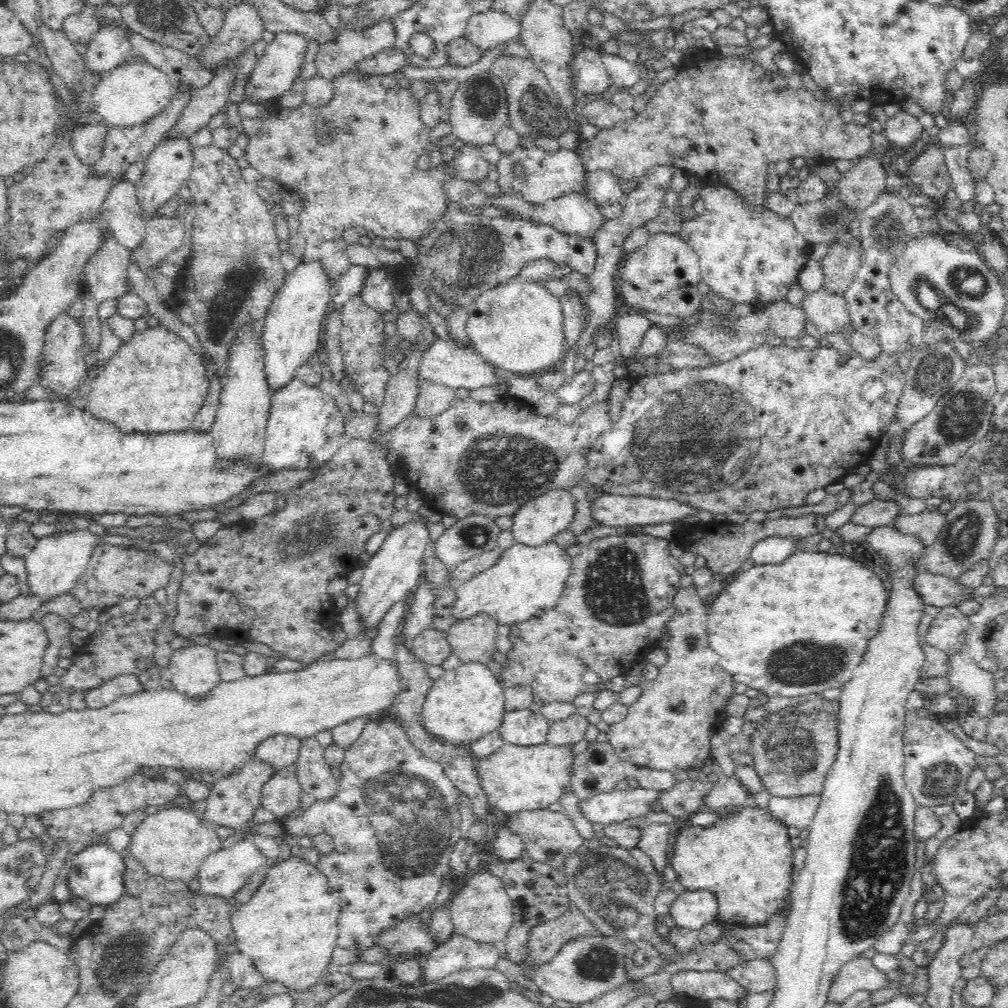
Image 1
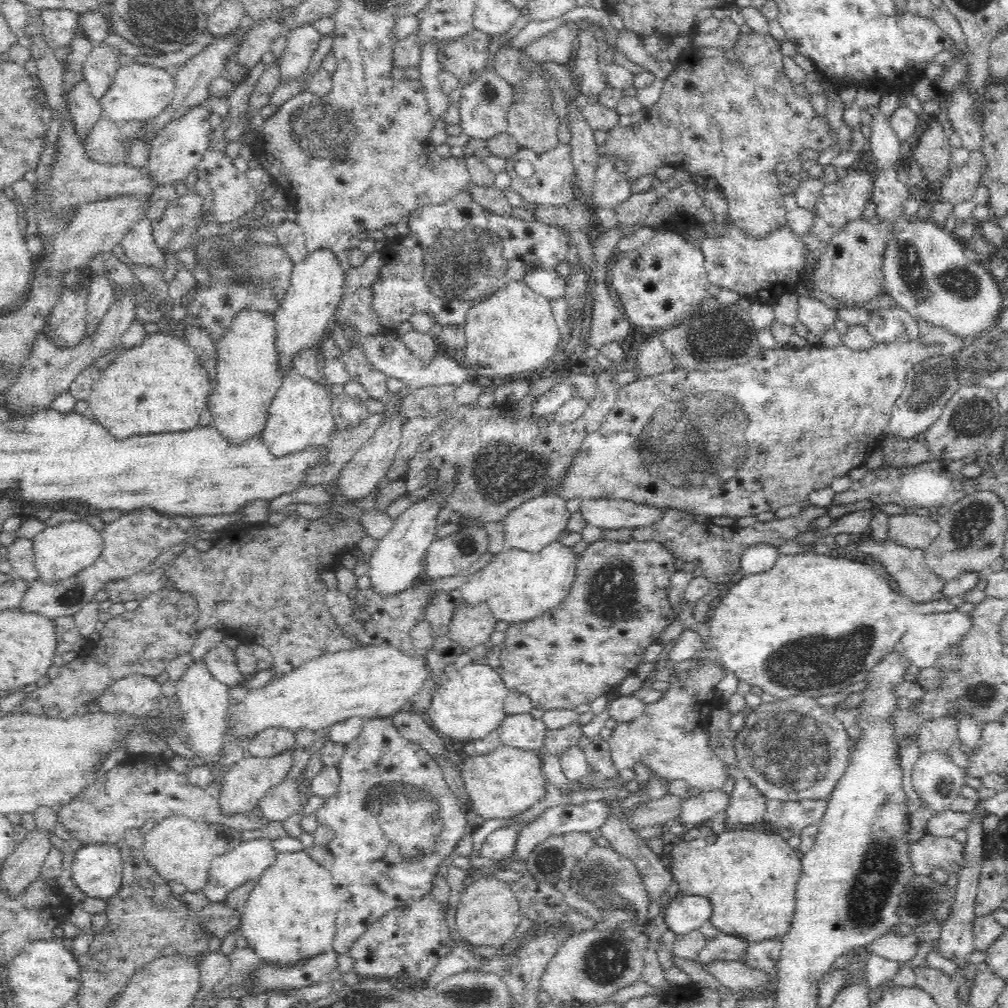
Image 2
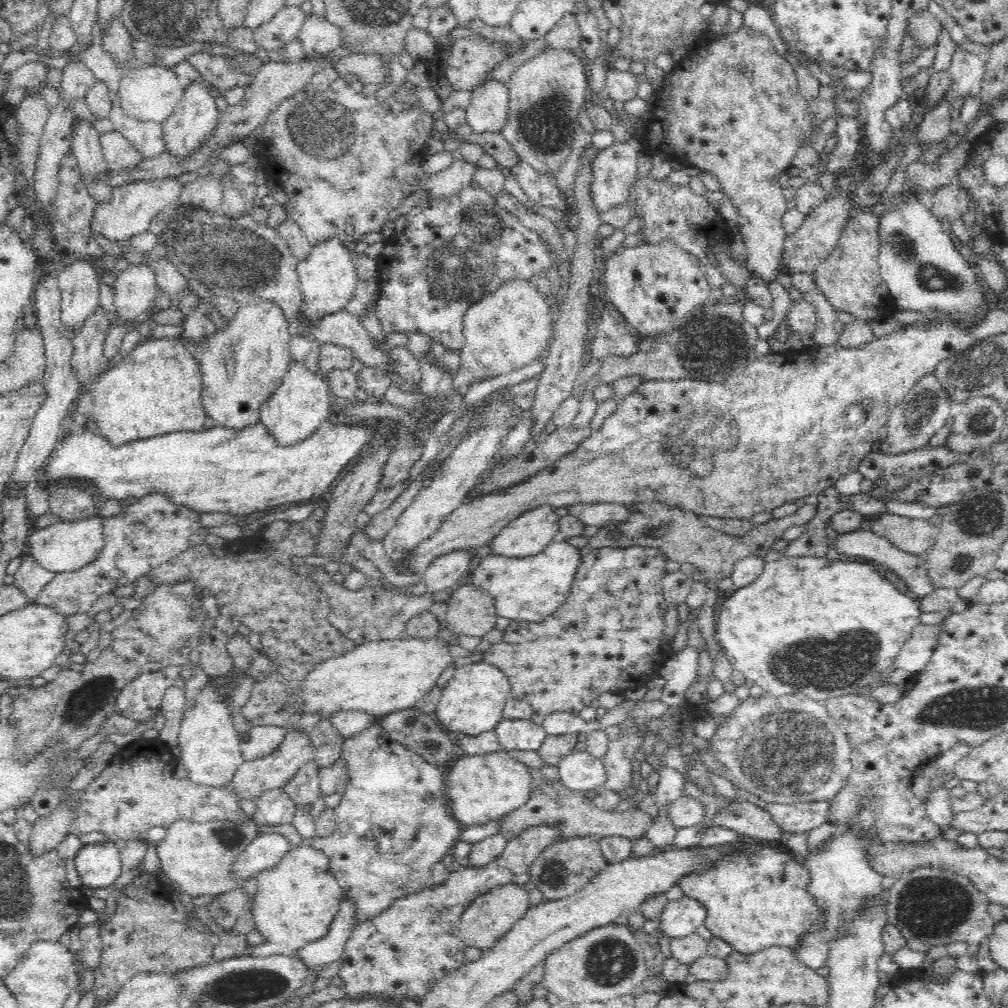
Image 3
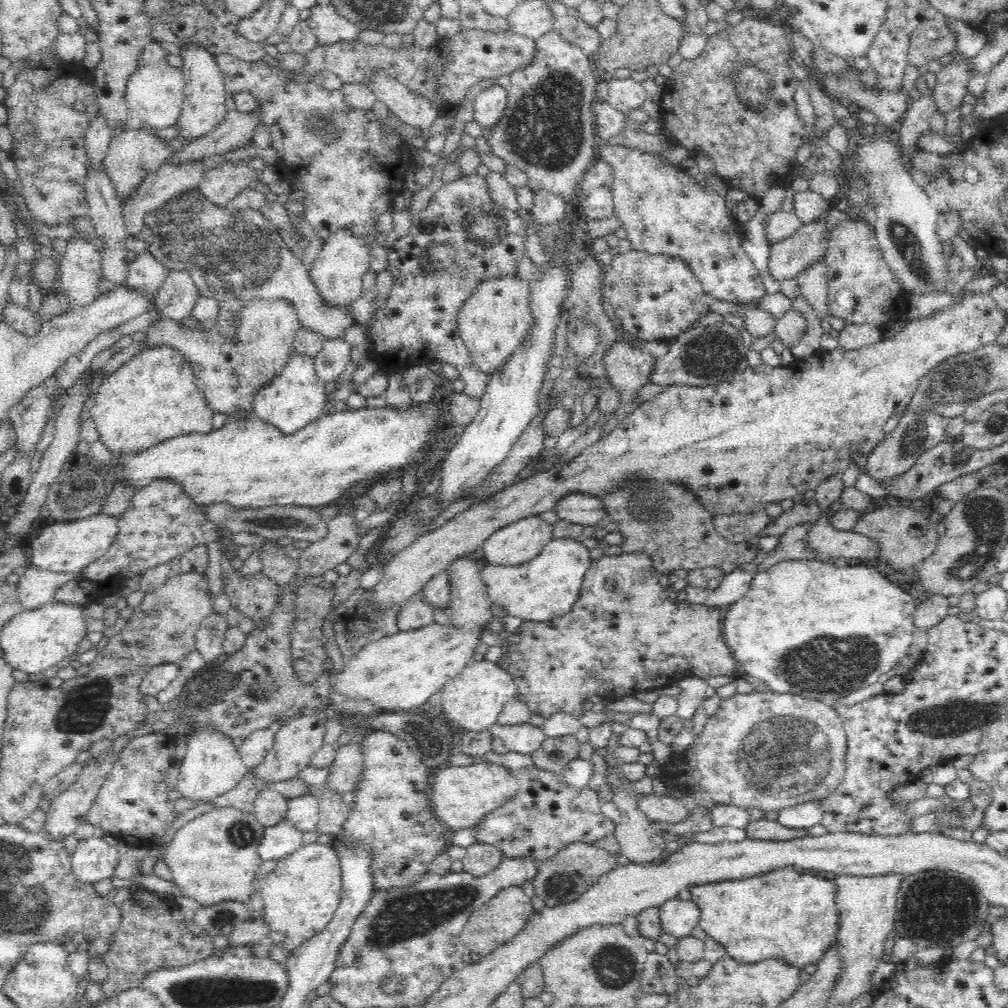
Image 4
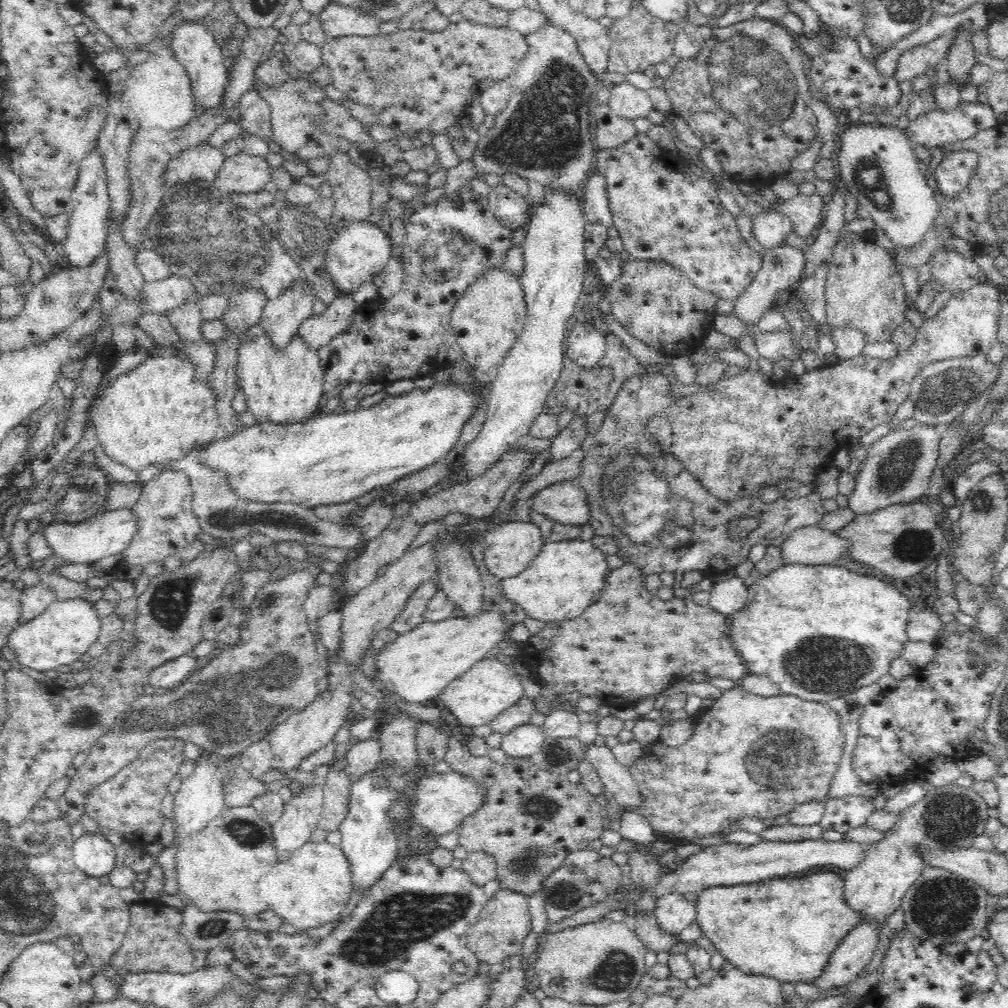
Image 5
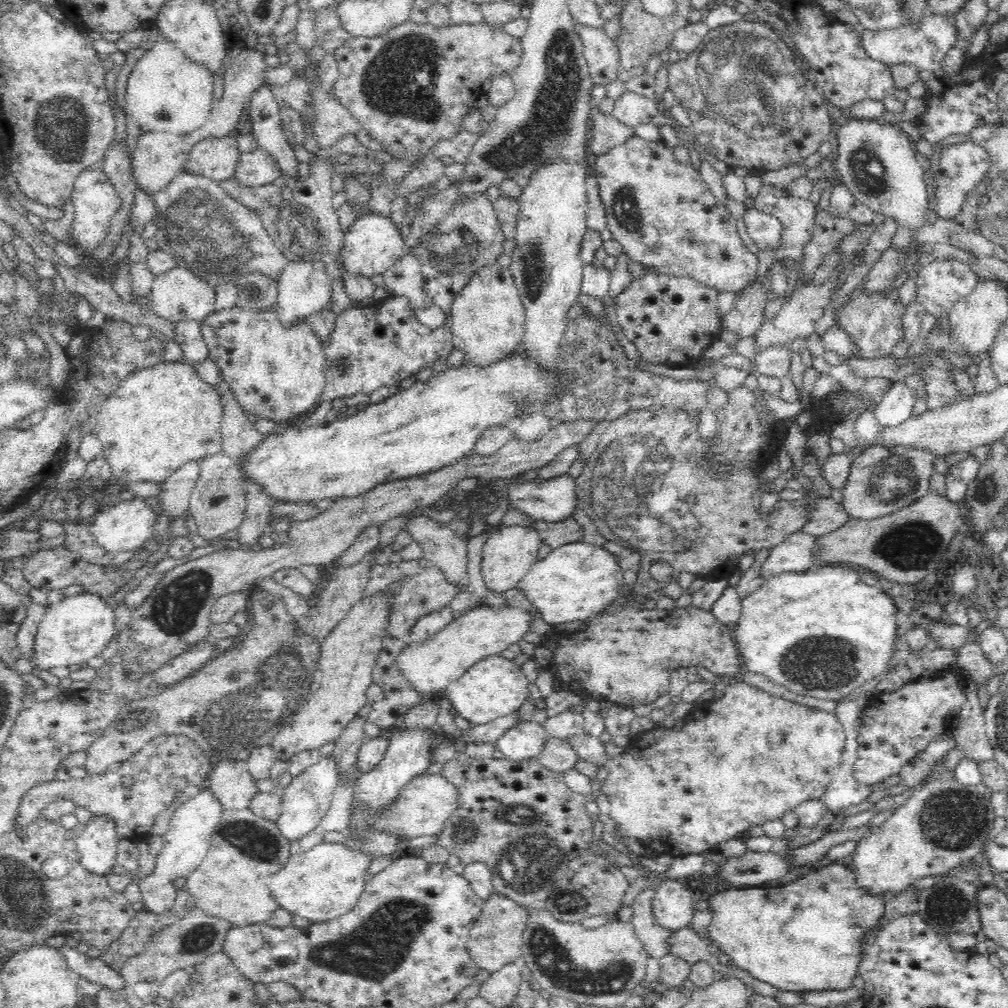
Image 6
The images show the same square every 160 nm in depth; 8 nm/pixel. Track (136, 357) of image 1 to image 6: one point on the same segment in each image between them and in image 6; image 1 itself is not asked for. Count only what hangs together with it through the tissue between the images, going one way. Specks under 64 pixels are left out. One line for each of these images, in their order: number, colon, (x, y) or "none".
2: (160, 385)
3: (157, 388)
4: (153, 395)
5: (153, 413)
6: (160, 417)

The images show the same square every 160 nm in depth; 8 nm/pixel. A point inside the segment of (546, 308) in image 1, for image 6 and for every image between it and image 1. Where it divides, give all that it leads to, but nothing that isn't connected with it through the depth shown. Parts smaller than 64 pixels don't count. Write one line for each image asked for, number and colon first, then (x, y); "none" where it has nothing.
2: (512, 331)
3: (511, 327)
4: (498, 319)
5: (488, 319)
6: (487, 318)

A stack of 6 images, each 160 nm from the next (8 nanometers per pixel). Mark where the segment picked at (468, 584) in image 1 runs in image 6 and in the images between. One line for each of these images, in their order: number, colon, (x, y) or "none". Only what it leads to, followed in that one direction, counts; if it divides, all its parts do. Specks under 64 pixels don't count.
2: (517, 585)
3: (529, 588)
4: (543, 588)
5: (559, 583)
6: (574, 582)

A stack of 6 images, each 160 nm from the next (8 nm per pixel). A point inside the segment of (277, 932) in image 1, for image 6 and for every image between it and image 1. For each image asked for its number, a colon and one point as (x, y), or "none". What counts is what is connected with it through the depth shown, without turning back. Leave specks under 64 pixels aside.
2: (290, 916)
3: (295, 902)
4: (301, 894)
5: (312, 887)
6: (325, 882)

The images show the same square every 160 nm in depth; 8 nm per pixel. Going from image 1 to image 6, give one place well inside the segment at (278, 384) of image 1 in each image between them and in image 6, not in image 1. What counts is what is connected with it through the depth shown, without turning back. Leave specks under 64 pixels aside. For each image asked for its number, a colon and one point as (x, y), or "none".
2: (307, 307)
3: (327, 278)
4: (336, 272)
5: (360, 250)
6: (372, 243)

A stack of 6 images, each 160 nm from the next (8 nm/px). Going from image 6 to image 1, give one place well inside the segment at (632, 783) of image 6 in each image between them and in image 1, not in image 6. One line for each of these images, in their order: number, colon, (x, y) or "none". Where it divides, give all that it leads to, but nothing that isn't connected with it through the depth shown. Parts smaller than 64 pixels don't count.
1: (793, 754)
2: (795, 749)
3: (787, 749)
4: (767, 750)
5: (753, 756)

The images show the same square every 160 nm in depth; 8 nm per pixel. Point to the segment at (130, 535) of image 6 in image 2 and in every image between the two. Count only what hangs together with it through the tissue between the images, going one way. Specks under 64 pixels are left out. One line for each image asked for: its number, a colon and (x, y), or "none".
2: (60, 552)
3: (66, 546)
4: (70, 544)
5: (107, 533)

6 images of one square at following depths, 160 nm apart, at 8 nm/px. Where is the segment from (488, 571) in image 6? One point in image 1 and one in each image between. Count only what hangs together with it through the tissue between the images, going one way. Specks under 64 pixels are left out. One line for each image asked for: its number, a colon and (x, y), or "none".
1: (539, 520)
2: (539, 522)
3: (533, 531)
4: (524, 539)
5: (510, 548)

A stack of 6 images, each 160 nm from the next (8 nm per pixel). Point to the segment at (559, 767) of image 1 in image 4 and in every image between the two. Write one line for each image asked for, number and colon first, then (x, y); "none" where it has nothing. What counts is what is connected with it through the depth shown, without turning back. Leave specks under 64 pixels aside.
2: (503, 784)
3: (482, 788)
4: (463, 796)

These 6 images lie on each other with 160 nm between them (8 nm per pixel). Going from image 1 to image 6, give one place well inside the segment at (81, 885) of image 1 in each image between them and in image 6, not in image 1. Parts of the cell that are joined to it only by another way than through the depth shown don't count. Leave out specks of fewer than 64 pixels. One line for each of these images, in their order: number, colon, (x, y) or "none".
2: (97, 869)
3: (98, 864)
4: (93, 859)
5: (95, 856)
6: (97, 843)

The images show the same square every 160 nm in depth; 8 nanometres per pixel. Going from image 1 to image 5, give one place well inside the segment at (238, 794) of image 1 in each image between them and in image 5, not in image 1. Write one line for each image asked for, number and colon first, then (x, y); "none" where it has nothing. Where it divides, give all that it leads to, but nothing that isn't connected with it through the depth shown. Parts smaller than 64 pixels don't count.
2: (247, 781)
3: (252, 777)
4: (296, 743)
5: (292, 742)

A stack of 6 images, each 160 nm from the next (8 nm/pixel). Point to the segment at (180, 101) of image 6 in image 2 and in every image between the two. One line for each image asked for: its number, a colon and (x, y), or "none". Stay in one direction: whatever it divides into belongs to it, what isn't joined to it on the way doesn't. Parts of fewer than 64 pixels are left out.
2: (139, 92)
3: (147, 92)
4: (154, 94)
5: (158, 92)

